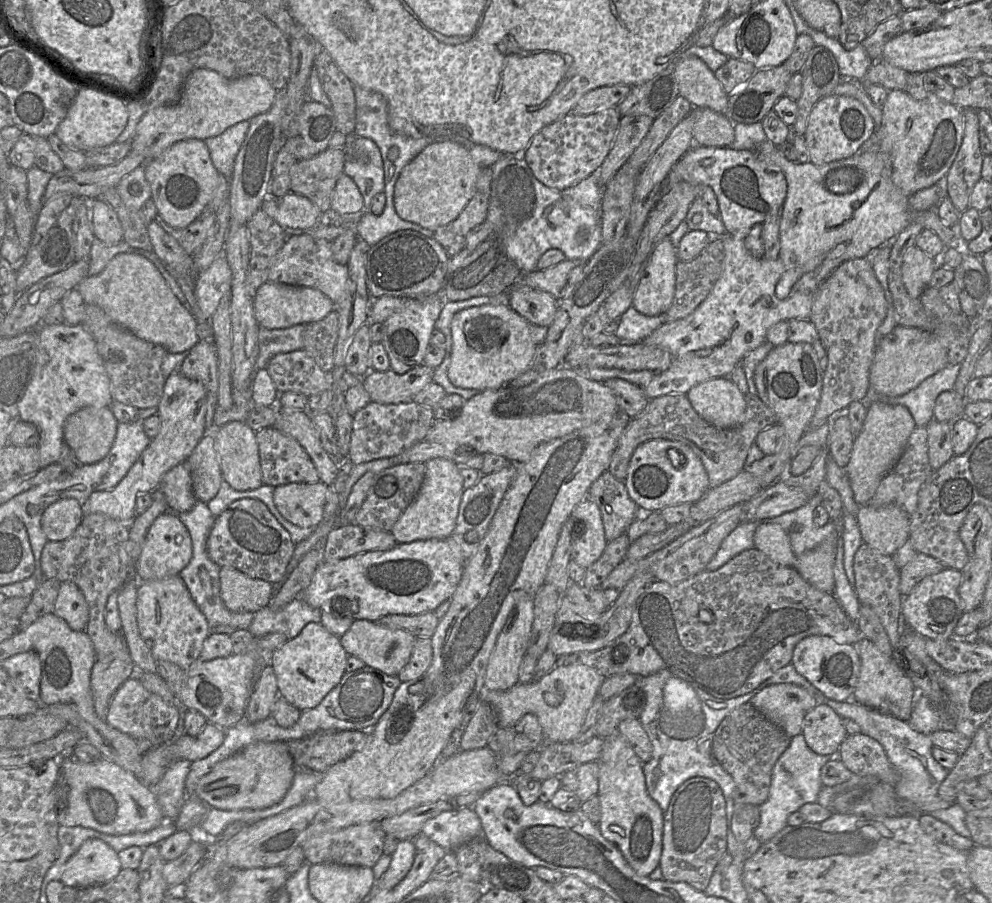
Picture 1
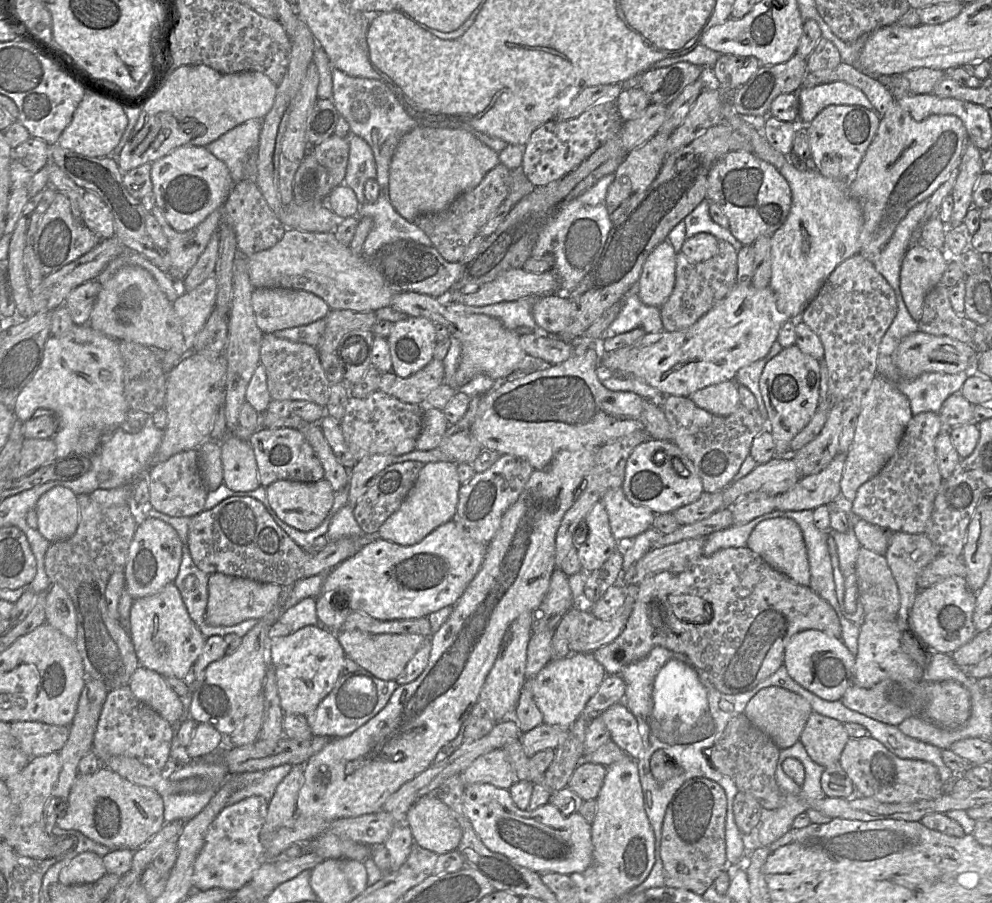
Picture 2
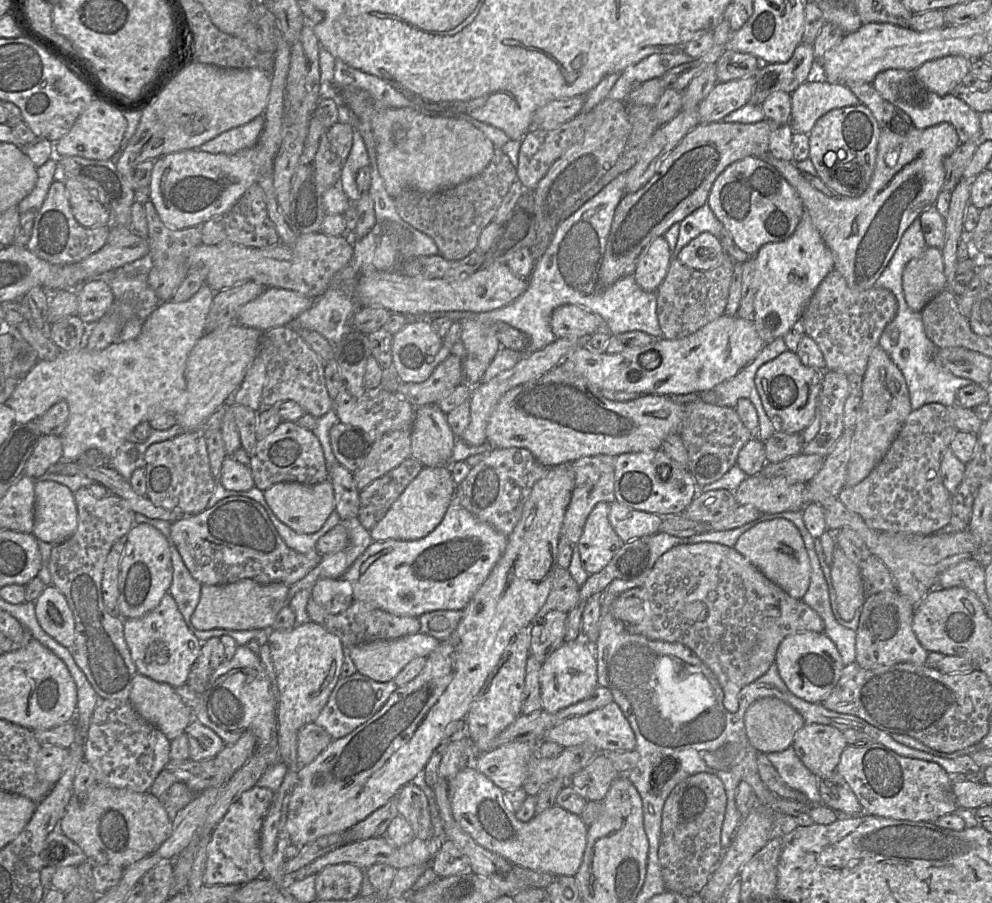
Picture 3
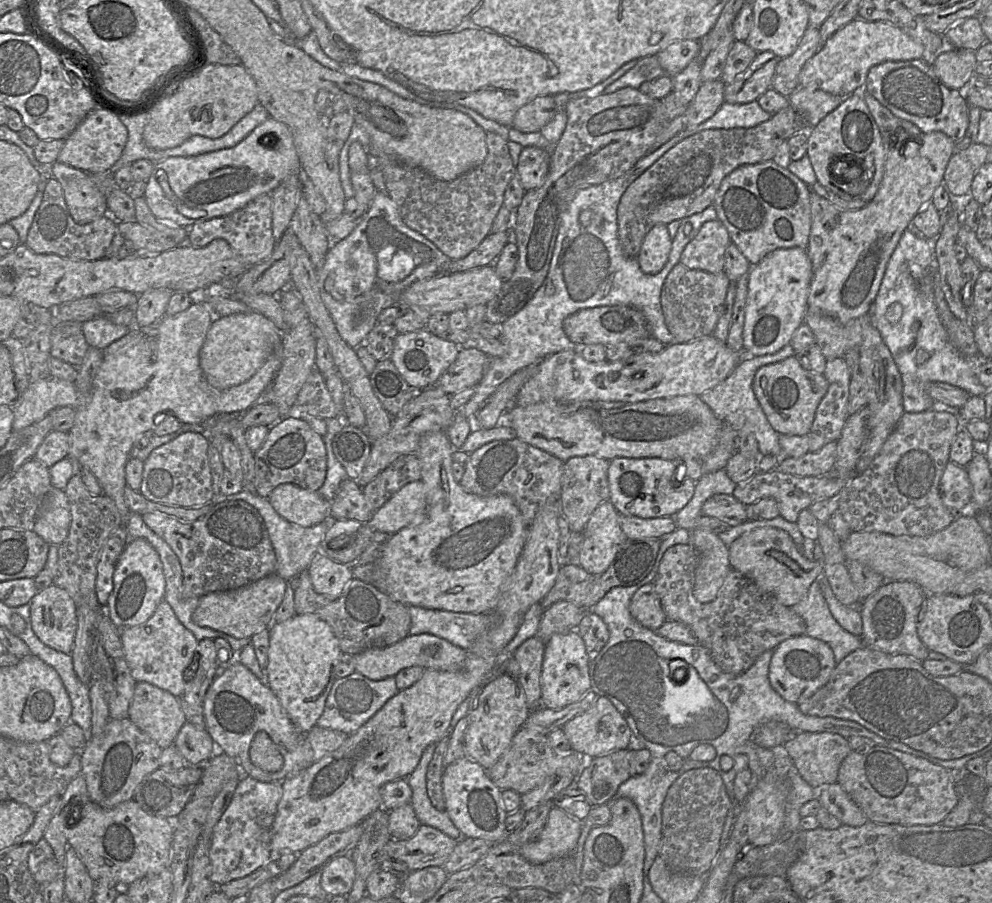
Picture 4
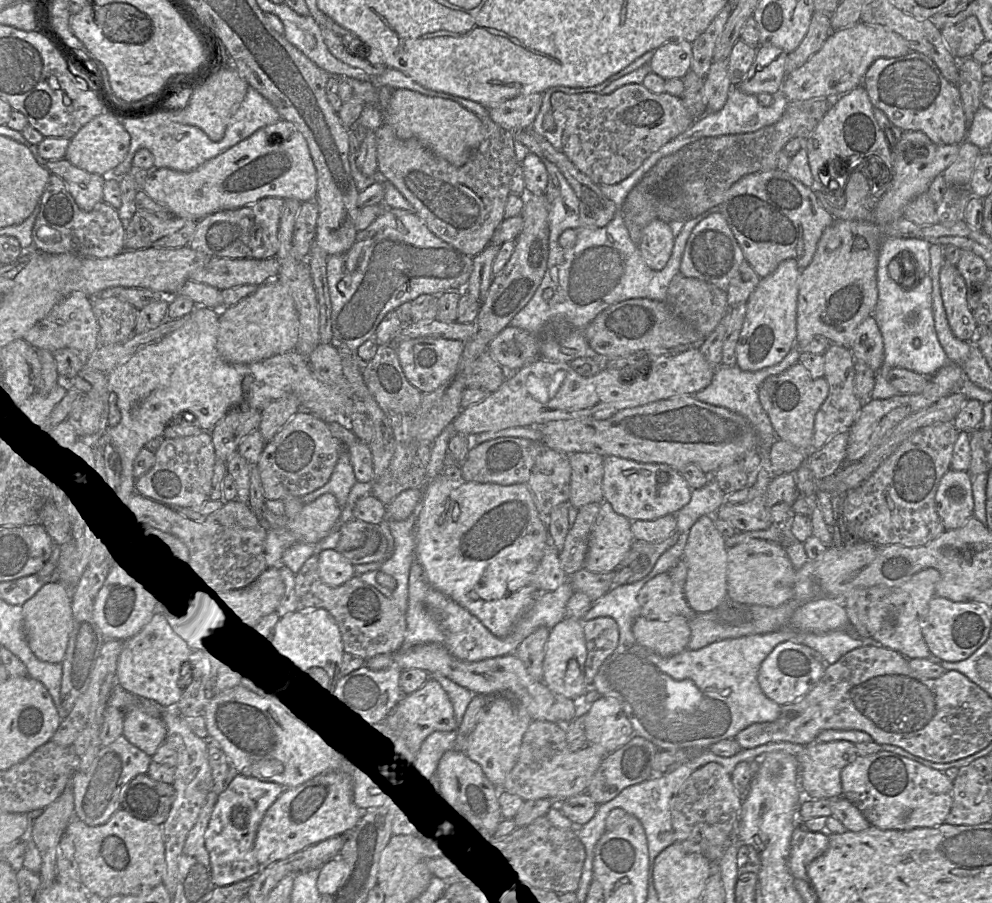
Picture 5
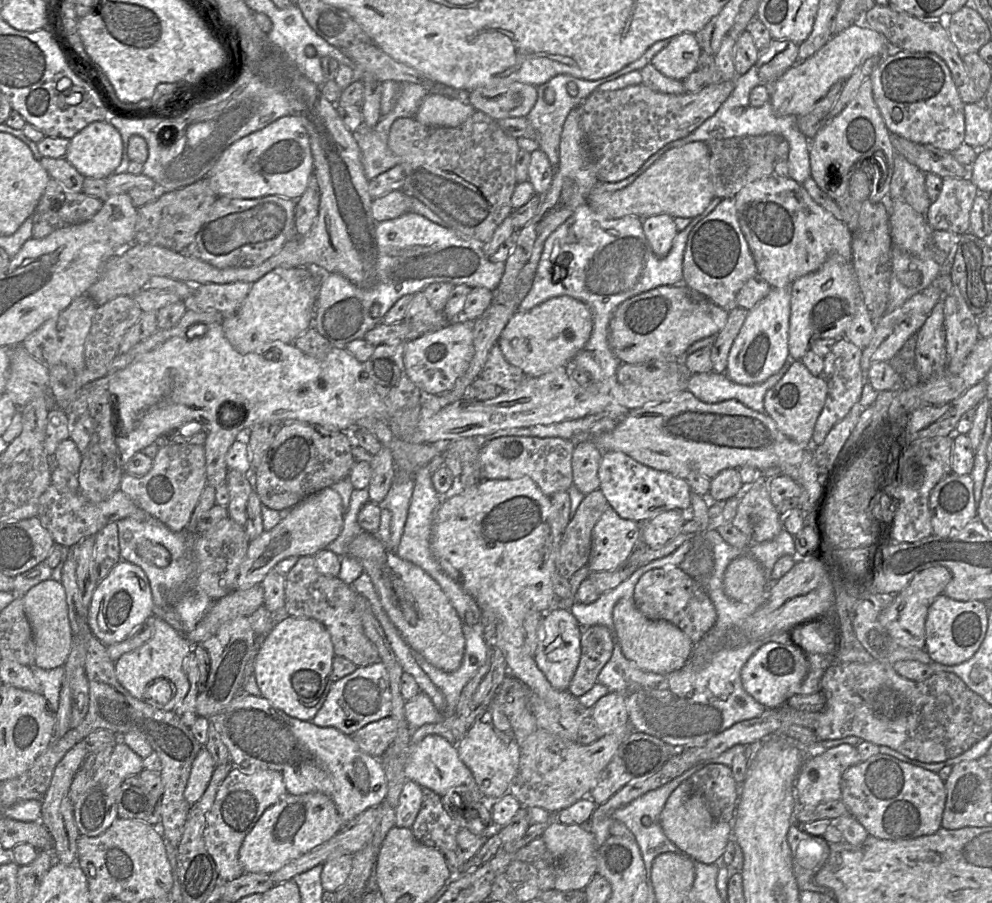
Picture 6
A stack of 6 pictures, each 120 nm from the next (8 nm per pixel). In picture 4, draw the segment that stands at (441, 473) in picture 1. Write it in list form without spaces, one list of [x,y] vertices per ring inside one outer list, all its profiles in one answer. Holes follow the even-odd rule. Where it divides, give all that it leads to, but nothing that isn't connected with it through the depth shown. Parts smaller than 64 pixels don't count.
[[[419,480],[397,491],[374,512],[369,525],[375,532],[392,535],[424,516],[425,487],[422,480]]]

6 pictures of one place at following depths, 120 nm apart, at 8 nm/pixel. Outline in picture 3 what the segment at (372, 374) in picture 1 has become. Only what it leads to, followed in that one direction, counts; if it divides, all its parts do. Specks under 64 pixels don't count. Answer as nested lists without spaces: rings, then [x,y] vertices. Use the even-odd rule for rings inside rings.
[[[450,354],[435,367],[424,382],[401,382],[398,395],[415,408],[427,404],[437,404],[463,381],[462,359],[457,355]]]

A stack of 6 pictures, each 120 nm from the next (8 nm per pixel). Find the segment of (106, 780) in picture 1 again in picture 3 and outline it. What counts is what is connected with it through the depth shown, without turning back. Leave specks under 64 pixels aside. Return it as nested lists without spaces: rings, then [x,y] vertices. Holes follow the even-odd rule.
[[[95,783],[86,795],[72,795],[62,819],[60,831],[76,843],[93,865],[114,865],[123,869],[157,850],[172,831],[172,820],[164,806],[163,800],[149,792],[135,792]]]

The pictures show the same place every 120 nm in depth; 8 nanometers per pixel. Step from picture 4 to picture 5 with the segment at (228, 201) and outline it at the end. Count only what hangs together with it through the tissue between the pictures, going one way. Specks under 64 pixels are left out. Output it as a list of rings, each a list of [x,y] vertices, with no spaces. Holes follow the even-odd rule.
[[[280,119],[276,124],[257,130],[247,139],[206,161],[191,172],[154,168],[140,190],[165,207],[171,214],[199,221],[214,212],[240,208],[267,197],[295,199],[303,203],[316,197],[316,188],[316,169],[306,139],[293,123]]]

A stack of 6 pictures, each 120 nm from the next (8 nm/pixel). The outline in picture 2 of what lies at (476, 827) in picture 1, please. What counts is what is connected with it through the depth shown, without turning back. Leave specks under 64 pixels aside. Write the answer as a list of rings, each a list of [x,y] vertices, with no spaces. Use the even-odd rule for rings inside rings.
[[[436,794],[420,798],[407,812],[405,823],[412,831],[414,843],[437,855],[457,850],[462,830],[451,809]]]

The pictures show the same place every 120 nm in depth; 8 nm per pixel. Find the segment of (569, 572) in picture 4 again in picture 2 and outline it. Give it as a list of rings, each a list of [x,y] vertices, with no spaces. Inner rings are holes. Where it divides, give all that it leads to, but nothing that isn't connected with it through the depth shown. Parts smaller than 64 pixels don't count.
[[[557,567],[541,604],[531,612],[532,633],[554,630],[563,616],[574,606],[568,576]]]

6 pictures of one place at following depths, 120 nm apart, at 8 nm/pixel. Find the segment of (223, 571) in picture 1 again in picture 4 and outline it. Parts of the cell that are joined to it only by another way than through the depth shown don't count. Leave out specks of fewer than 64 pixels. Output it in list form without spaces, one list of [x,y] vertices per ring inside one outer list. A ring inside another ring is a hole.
[[[273,573],[238,589],[205,594],[199,599],[192,620],[198,626],[211,628],[237,639],[251,638],[257,632],[269,629],[274,622],[274,615],[284,598],[287,582]]]

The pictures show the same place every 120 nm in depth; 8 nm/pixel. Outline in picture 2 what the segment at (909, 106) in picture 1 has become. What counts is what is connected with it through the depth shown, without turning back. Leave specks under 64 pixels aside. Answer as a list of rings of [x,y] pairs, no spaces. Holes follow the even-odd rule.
[[[894,99],[894,103],[887,112],[880,116],[876,135],[849,181],[849,192],[860,203],[863,214],[863,224],[859,234],[859,254],[873,262],[908,211],[916,204],[929,199],[945,182],[950,172],[959,166],[967,140],[965,126],[957,116],[931,115],[922,121],[916,121]]]

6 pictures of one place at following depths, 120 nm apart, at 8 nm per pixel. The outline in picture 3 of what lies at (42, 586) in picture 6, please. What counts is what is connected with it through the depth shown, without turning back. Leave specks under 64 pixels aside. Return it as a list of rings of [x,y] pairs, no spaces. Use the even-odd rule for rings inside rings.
[[[49,584],[36,598],[34,605],[41,628],[58,643],[70,648],[75,640],[75,622],[63,593]]]

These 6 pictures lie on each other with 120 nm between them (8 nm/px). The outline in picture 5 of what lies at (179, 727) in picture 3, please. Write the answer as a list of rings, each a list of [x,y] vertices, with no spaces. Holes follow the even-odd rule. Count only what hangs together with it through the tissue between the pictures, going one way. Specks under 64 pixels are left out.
[[[140,698],[137,704],[125,711],[123,735],[131,744],[149,756],[156,753],[167,736],[167,727],[162,719],[162,712],[161,705],[147,698]]]

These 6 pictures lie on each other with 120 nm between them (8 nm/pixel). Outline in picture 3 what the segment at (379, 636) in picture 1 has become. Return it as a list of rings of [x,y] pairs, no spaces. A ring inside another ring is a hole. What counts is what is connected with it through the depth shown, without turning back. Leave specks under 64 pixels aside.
[[[417,632],[393,640],[376,640],[362,643],[351,648],[346,648],[347,654],[351,657],[357,671],[377,682],[389,682],[417,657],[428,657],[439,645],[440,641],[436,638]]]

